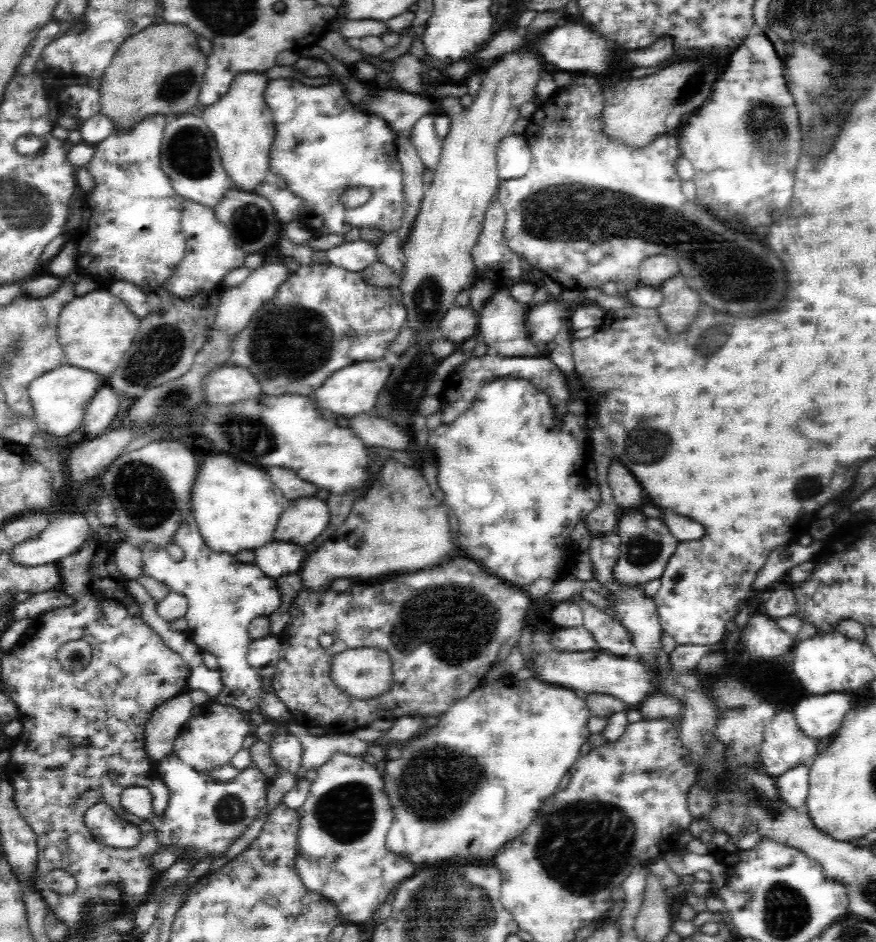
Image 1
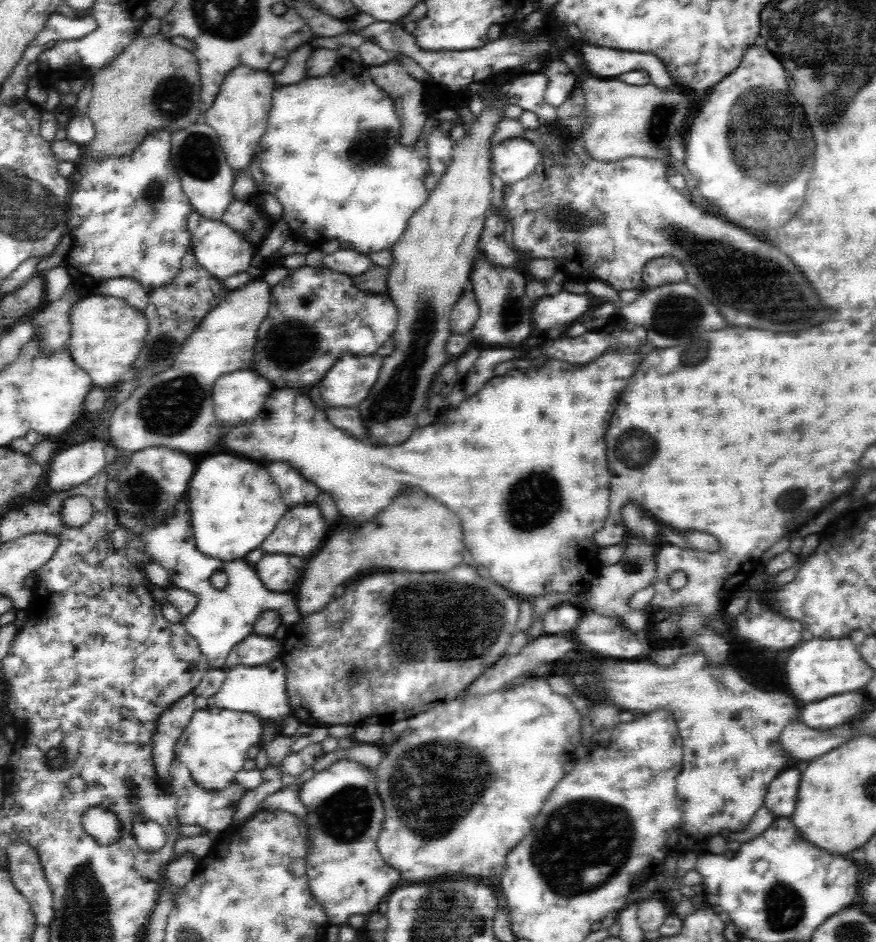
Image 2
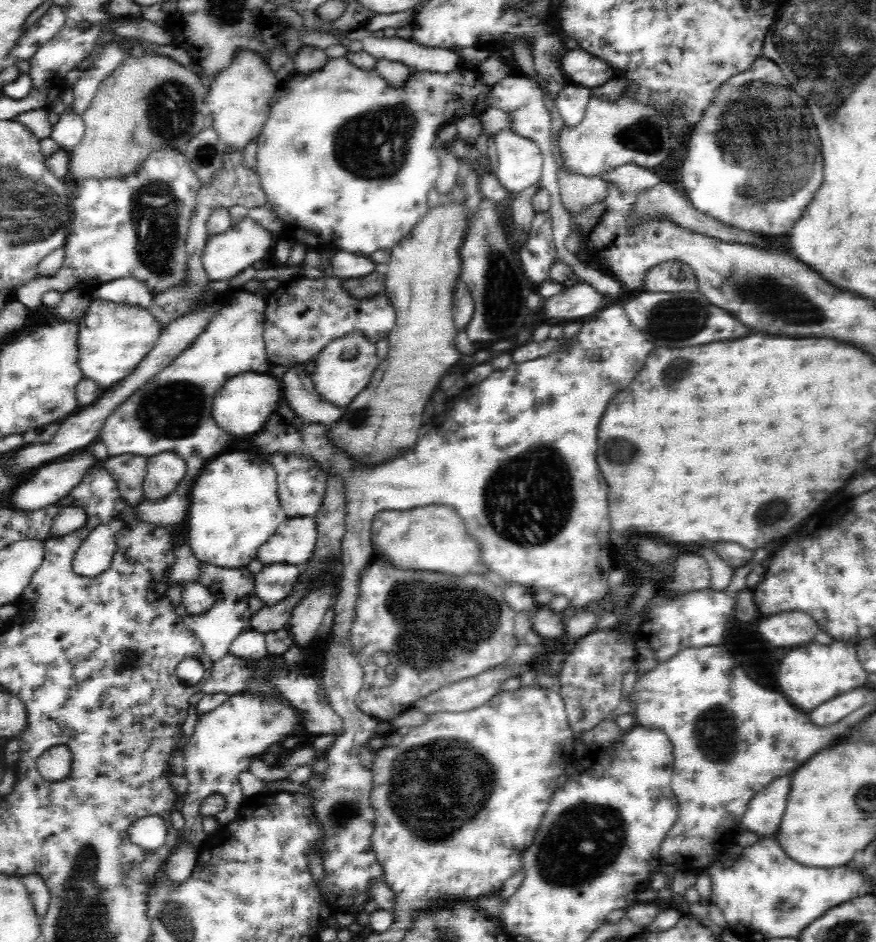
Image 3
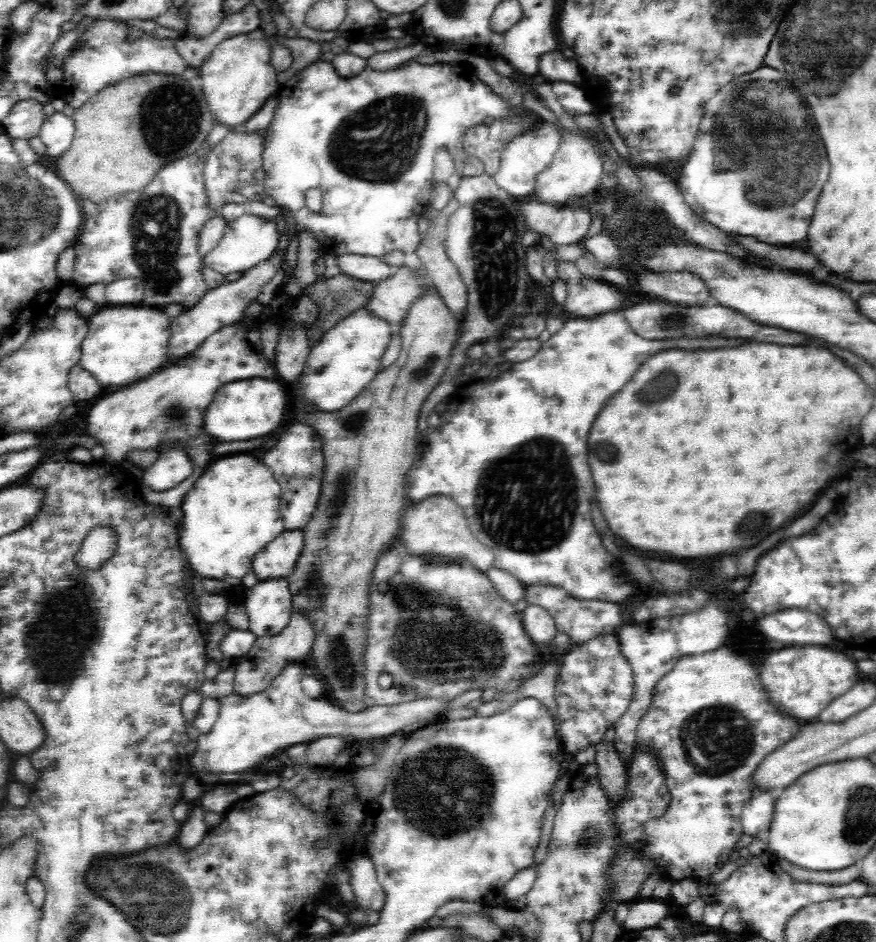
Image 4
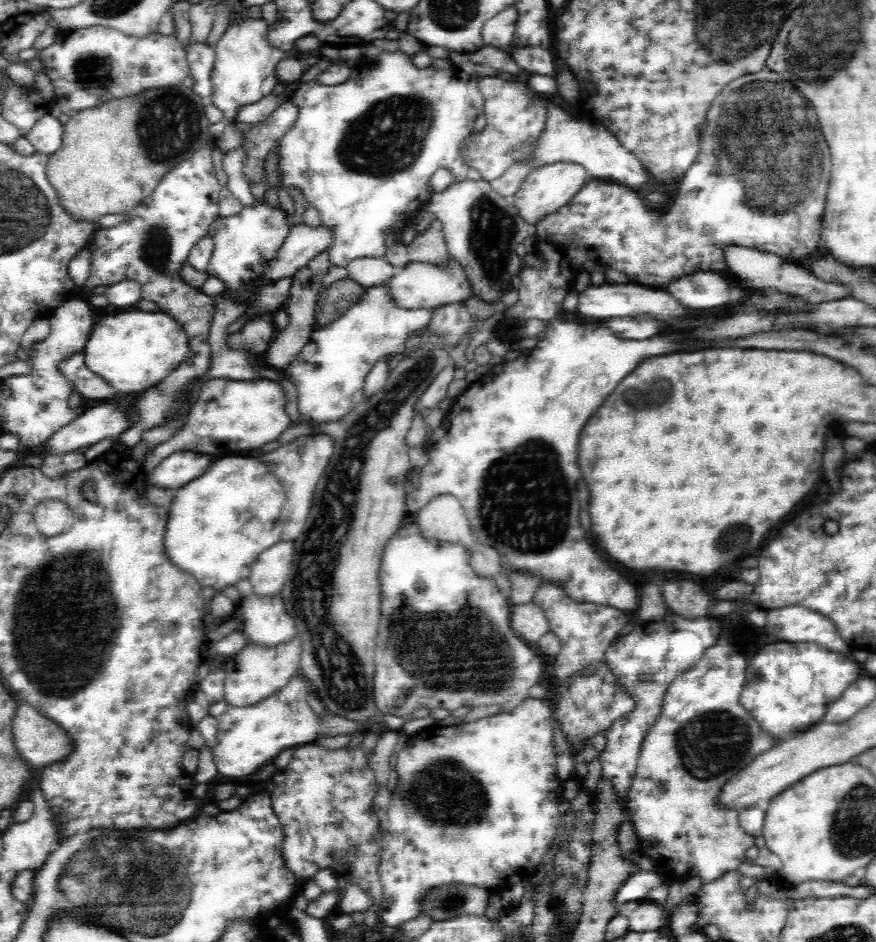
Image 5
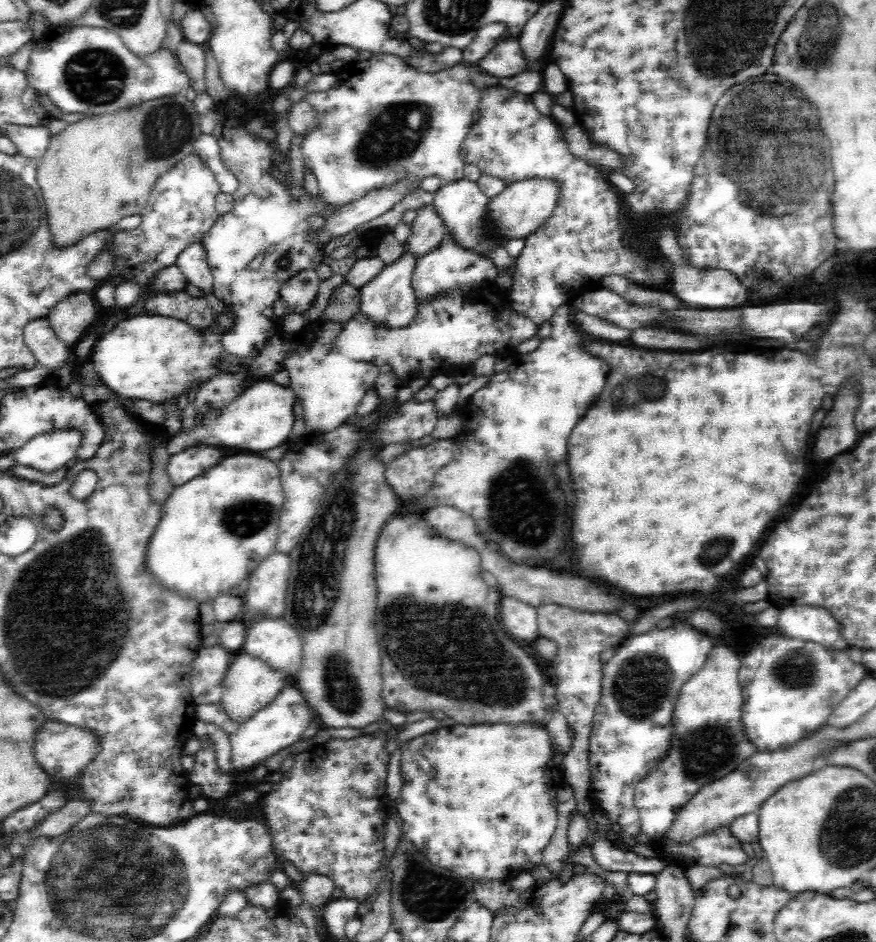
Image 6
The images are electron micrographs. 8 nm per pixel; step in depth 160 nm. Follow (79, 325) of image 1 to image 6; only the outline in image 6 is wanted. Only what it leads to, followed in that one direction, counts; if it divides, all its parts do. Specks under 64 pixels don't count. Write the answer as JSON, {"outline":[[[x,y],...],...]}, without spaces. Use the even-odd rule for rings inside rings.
{"outline":[[[164,315],[135,316],[118,321],[108,334],[104,334],[94,346],[90,360],[100,380],[117,395],[162,404],[184,394],[196,382],[204,384],[208,378],[222,372],[218,368],[222,335],[216,323],[208,328],[193,328]]]}

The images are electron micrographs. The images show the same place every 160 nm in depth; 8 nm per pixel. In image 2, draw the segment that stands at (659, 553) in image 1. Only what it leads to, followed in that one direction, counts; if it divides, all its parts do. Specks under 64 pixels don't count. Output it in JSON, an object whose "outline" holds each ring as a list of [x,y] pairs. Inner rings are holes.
{"outline":[[[632,538],[624,550],[624,556],[615,565],[604,565],[600,569],[600,574],[589,584],[585,590],[586,597],[585,611],[598,615],[612,616],[620,622],[621,629],[624,631],[637,632],[644,631],[649,622],[649,614],[646,610],[636,610],[630,607],[629,602],[632,596],[642,588],[653,584],[656,576],[656,546],[652,542],[646,542],[644,538]]]}

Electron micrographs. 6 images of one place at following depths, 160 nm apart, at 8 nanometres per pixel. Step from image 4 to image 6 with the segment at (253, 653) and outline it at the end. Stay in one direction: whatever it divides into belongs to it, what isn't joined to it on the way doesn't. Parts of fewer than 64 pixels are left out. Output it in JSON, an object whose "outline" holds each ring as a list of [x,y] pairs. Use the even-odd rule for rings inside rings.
{"outline":[[[239,652],[239,655],[229,663],[227,673],[223,678],[223,696],[220,701],[222,709],[226,711],[228,718],[236,723],[247,721],[256,711],[265,707],[269,702],[288,685],[284,673],[278,669],[272,669],[266,662],[248,655],[248,653]]]}

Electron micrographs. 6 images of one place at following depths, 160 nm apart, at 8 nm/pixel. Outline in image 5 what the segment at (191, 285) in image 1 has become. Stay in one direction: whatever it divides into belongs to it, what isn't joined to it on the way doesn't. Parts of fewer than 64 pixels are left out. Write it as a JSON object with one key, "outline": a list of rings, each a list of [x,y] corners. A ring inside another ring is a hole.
{"outline":[[[264,196],[261,199],[254,198],[252,206],[243,206],[234,216],[220,217],[207,234],[212,237],[208,276],[219,278],[224,283],[222,294],[236,302],[241,309],[253,306],[260,291],[267,285],[266,267],[275,259],[291,228],[286,211],[279,204],[268,204],[264,201]],[[260,281],[262,284],[259,284]],[[242,295],[244,298],[241,298]]]}

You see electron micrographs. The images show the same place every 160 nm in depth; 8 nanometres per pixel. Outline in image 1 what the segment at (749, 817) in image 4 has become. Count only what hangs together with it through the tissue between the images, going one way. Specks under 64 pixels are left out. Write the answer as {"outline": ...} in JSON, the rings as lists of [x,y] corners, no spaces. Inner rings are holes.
{"outline":[[[809,764],[796,765],[782,776],[776,777],[776,789],[780,799],[784,799],[788,806],[794,809],[806,807],[806,796],[808,796],[808,770]]]}

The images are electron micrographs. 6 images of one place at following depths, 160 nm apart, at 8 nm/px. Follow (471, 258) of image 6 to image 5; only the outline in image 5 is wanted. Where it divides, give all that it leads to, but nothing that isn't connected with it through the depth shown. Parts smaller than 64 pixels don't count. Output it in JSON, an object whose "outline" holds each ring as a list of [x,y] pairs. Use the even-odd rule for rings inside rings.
{"outline":[[[450,256],[444,266],[425,262],[409,262],[392,275],[392,278],[388,280],[387,288],[388,293],[391,293],[392,301],[399,308],[408,310],[427,309],[431,311],[445,303],[466,301],[473,296],[471,285],[461,264]]]}

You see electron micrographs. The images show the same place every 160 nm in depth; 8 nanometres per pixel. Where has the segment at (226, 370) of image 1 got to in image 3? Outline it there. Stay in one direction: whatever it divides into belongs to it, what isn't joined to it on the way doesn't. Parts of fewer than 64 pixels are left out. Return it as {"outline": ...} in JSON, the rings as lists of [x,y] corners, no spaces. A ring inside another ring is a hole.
{"outline":[[[271,373],[237,374],[217,390],[211,410],[212,419],[219,428],[230,432],[232,436],[246,438],[264,430],[264,426],[272,418],[272,413],[277,409],[282,398],[281,381]]]}

